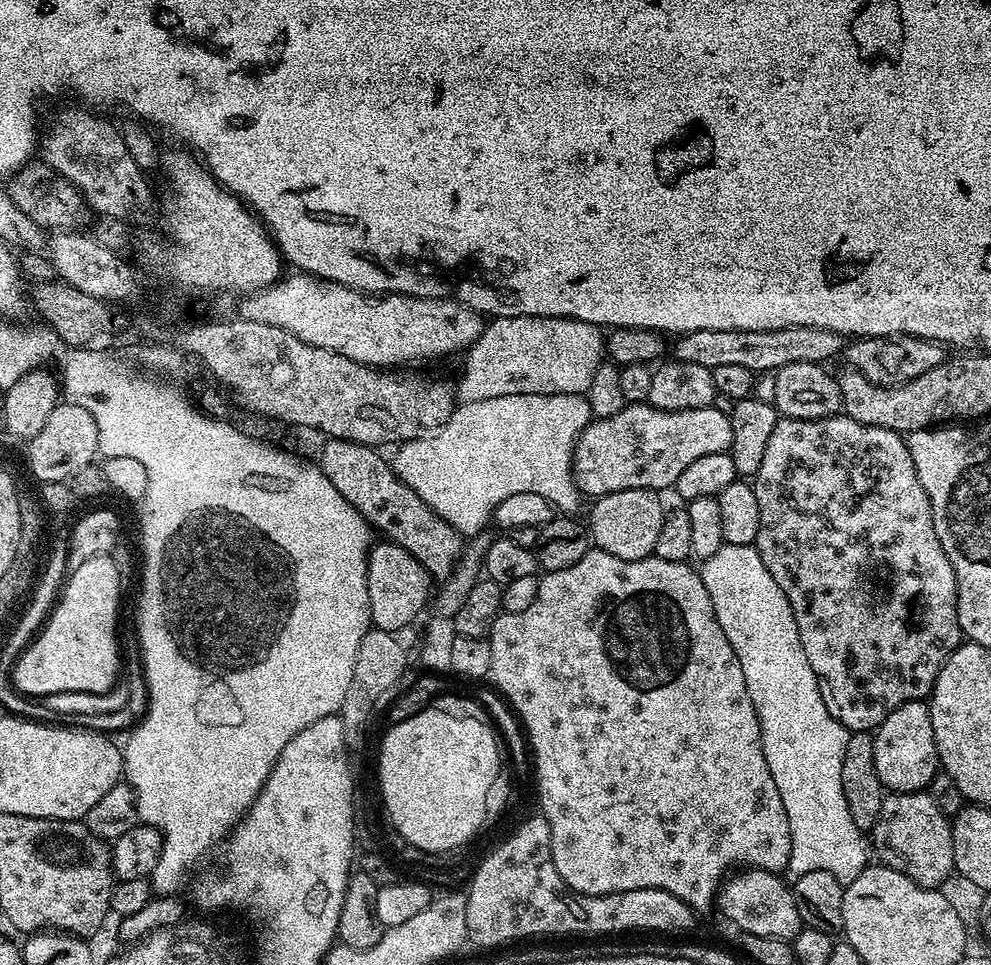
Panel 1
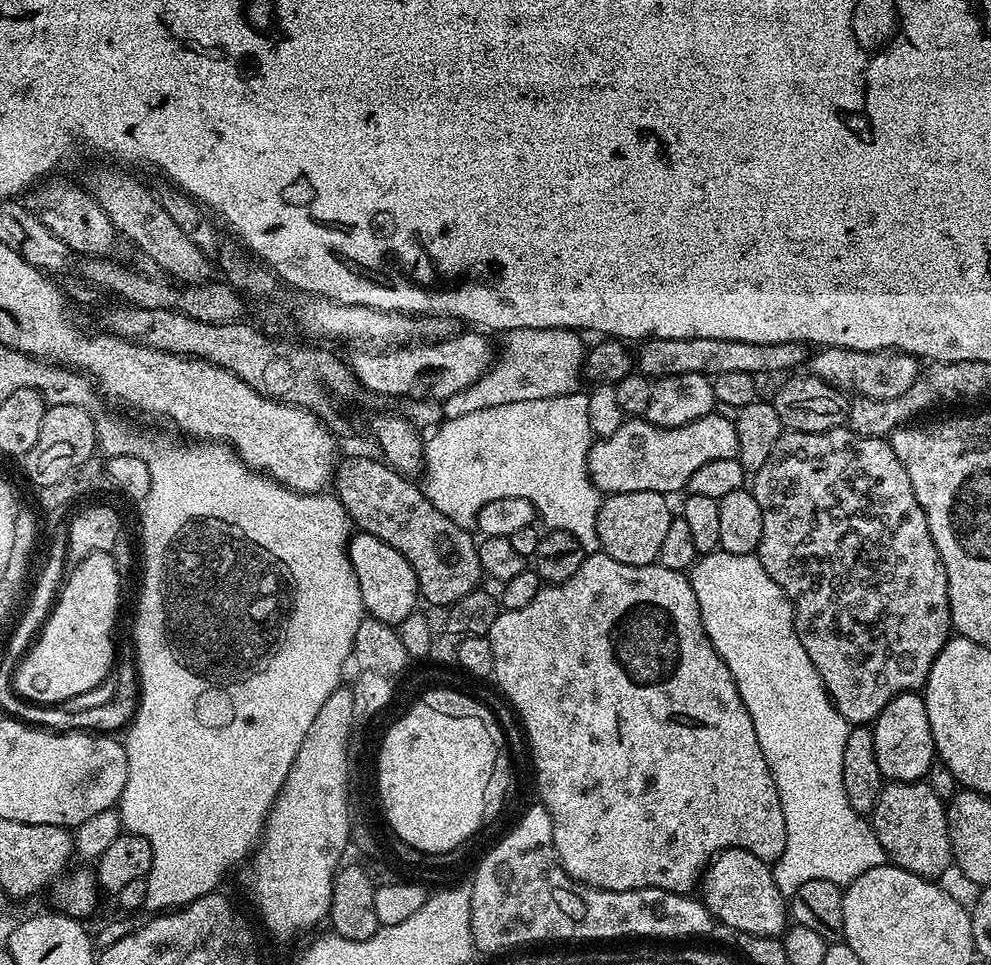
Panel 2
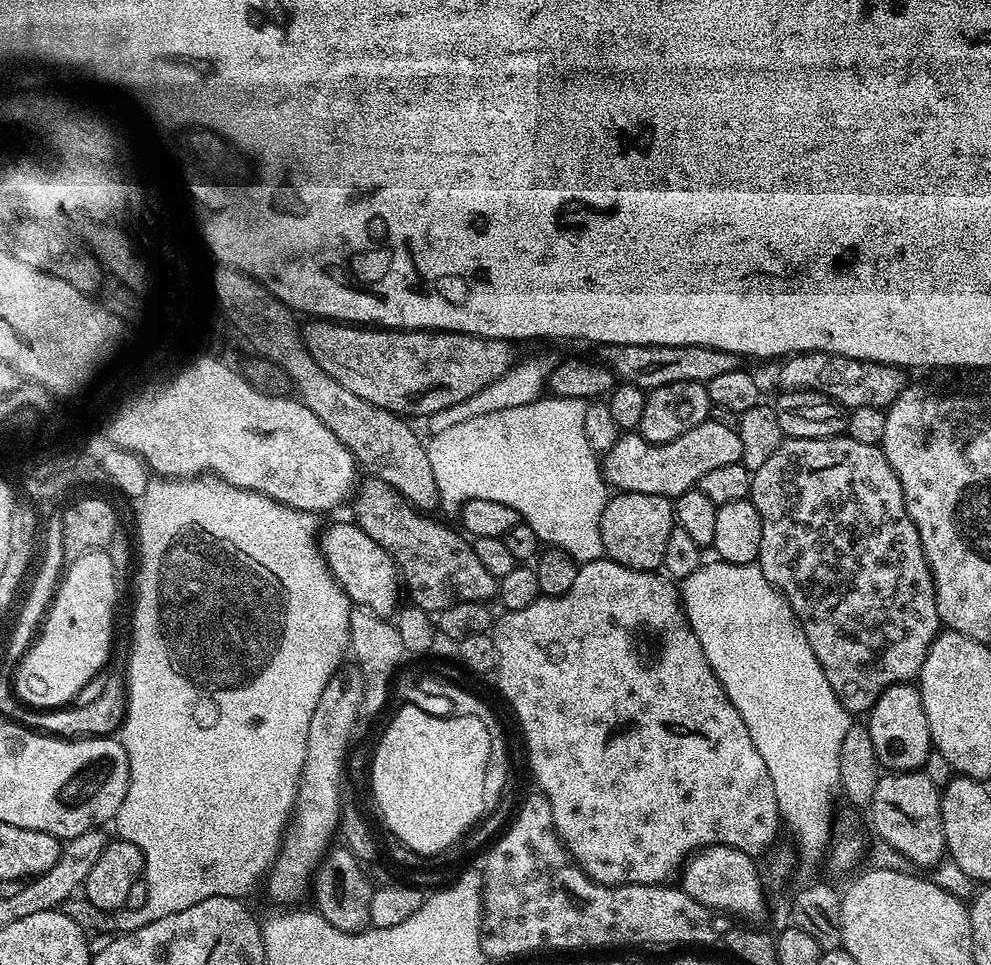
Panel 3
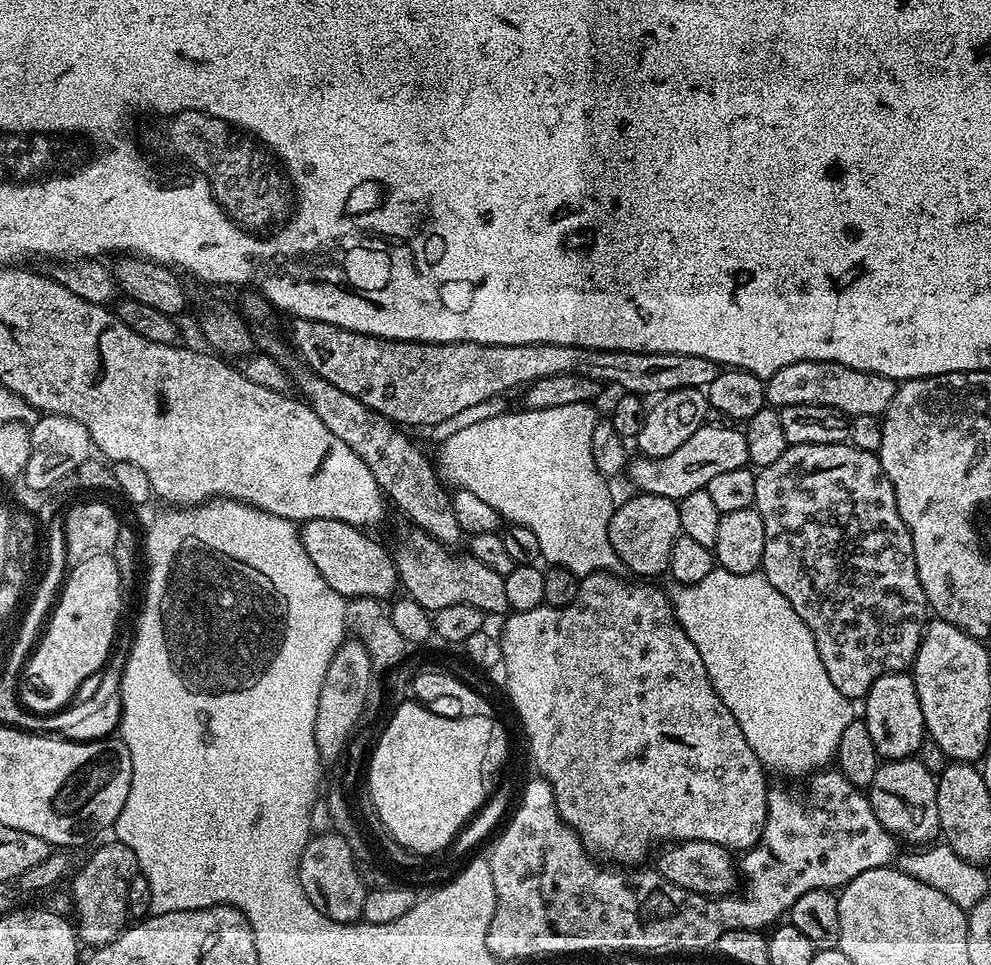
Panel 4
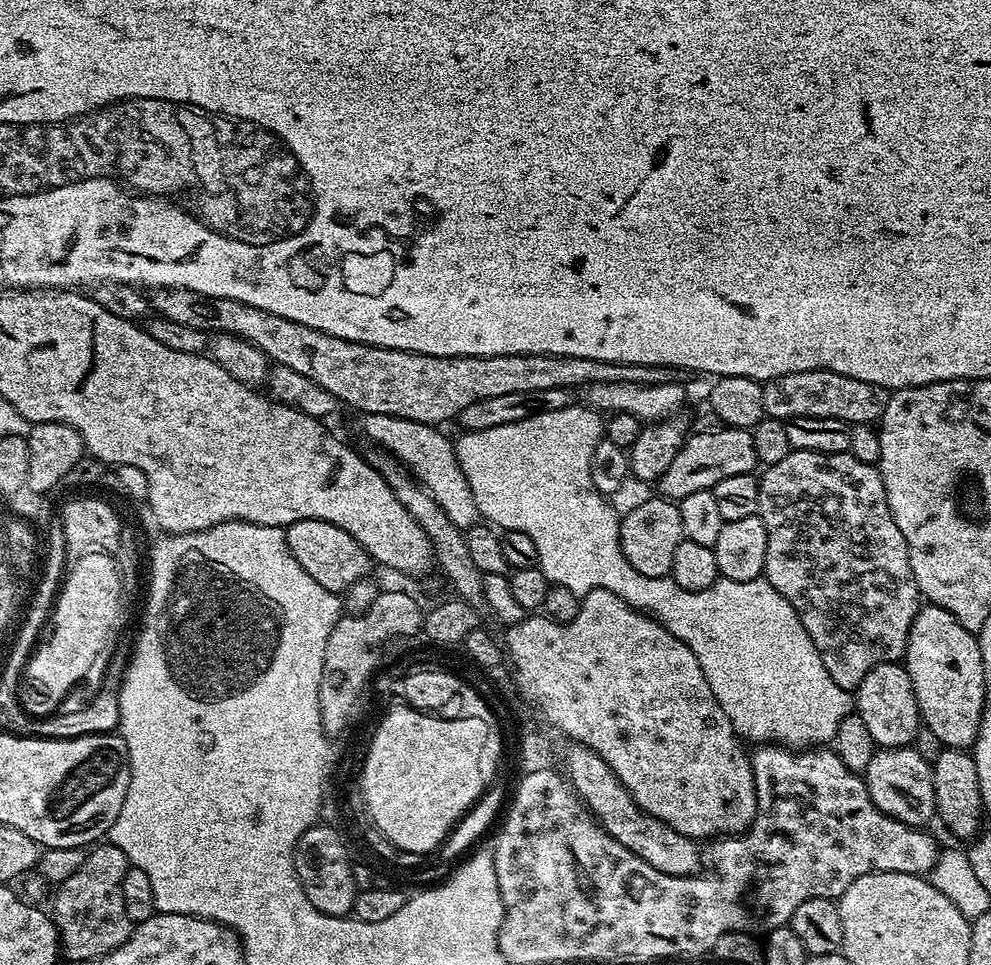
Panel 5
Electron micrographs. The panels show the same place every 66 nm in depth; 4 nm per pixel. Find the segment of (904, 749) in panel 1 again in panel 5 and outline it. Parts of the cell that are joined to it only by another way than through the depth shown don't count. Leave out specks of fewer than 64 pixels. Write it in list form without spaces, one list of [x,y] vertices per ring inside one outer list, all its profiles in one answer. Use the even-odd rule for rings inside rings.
[[[900,662],[874,666],[854,689],[854,708],[870,729],[870,738],[874,738],[877,749],[909,747],[922,727],[910,674]]]

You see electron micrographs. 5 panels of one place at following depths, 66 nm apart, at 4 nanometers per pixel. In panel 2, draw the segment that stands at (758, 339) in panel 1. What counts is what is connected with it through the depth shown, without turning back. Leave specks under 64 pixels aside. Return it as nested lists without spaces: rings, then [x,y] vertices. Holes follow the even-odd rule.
[[[666,338],[665,340],[646,340],[639,345],[640,353],[637,351],[634,356],[634,364],[638,372],[649,378],[659,378],[670,374],[704,374],[711,378],[718,374],[730,374],[733,370],[742,370],[753,374],[760,372],[784,372],[791,373],[793,370],[809,359],[810,352],[797,340],[782,342],[781,344],[755,344],[754,342],[730,342],[722,338]]]

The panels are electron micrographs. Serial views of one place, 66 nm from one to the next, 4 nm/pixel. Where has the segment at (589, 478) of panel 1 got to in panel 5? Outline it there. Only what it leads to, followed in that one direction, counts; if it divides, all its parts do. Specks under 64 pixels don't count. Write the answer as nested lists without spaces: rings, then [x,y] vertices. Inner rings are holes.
[[[747,428],[719,429],[721,432],[700,432],[689,435],[684,445],[674,454],[674,462],[662,474],[658,481],[659,495],[673,502],[686,498],[686,494],[694,494],[694,490],[710,490],[722,478],[731,478],[734,474],[755,473],[758,461],[754,454],[754,442],[751,431]]]

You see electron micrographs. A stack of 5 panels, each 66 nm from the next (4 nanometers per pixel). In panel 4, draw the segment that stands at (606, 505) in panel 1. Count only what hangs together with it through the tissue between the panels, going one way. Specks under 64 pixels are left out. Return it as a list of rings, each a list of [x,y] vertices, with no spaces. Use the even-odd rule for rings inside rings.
[[[649,492],[635,495],[615,505],[610,518],[610,546],[614,546],[614,554],[625,569],[628,567],[633,572],[633,577],[663,577],[668,571],[670,550],[682,534],[678,522],[678,503]]]

